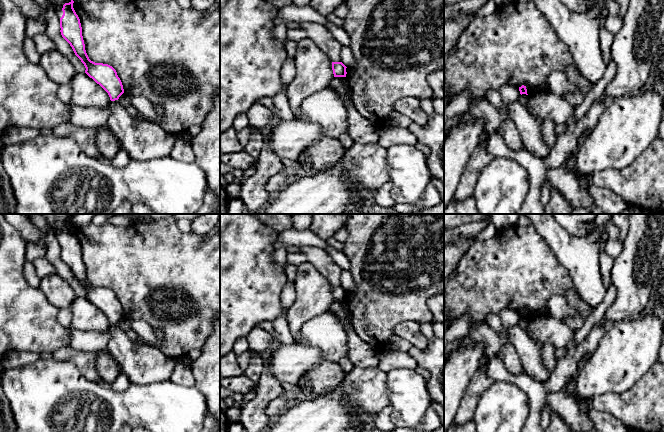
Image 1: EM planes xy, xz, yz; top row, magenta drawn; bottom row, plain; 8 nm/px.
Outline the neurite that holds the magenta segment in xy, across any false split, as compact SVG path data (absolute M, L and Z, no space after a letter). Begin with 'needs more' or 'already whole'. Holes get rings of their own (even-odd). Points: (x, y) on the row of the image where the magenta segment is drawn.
needs more; M47 1L50 1L54 5L60 19L61 35L84 64L86 68L85 73L108 93L111 101L118 100L124 93L122 82L112 66L95 63L89 59L85 50L80 19L73 8L74 1Z

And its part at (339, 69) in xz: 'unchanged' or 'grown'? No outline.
unchanged

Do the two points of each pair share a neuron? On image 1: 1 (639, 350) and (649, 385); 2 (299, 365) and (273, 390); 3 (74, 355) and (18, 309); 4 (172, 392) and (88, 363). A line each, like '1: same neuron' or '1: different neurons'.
1: different neurons
2: different neurons
3: different neurons
4: different neurons

